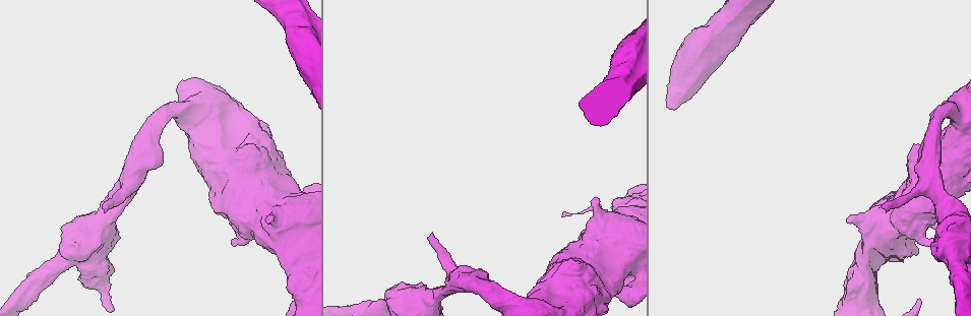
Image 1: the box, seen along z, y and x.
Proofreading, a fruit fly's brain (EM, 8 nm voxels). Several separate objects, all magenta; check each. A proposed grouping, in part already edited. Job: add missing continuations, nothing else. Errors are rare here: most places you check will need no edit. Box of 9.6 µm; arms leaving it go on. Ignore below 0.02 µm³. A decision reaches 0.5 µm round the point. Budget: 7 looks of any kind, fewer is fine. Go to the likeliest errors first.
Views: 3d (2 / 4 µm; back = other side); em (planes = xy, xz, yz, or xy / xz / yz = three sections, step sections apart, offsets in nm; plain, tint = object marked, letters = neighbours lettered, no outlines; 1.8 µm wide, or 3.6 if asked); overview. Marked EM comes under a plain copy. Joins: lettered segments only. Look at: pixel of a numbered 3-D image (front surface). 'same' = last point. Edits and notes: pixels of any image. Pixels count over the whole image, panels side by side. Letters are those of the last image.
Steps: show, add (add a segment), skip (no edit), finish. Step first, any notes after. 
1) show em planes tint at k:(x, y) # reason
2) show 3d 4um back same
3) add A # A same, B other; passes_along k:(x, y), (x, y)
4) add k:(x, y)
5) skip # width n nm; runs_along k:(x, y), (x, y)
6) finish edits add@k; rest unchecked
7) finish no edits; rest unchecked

show em 3.6um planes letters at 1:(887, 211) # free end

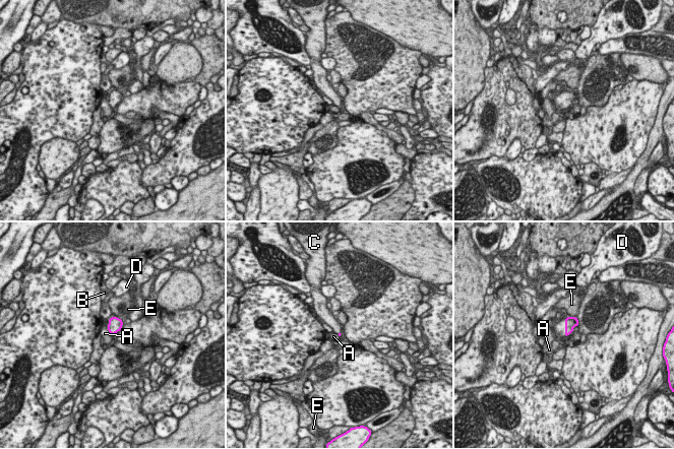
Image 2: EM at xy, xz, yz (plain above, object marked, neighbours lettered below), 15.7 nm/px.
add C # A other, B other, C same, D other, E other; it goes on there

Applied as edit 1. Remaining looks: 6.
show 3d 4um at 1:(919, 300) # end of a long branch

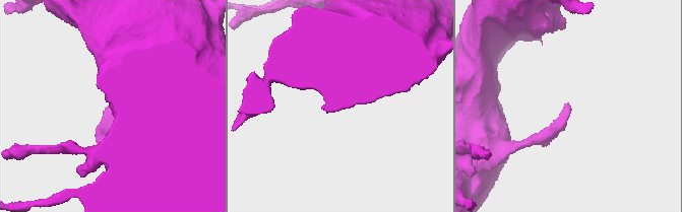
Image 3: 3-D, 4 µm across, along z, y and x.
show em xz step 4 letters at 3:(566, 103) # shape alone is not enough

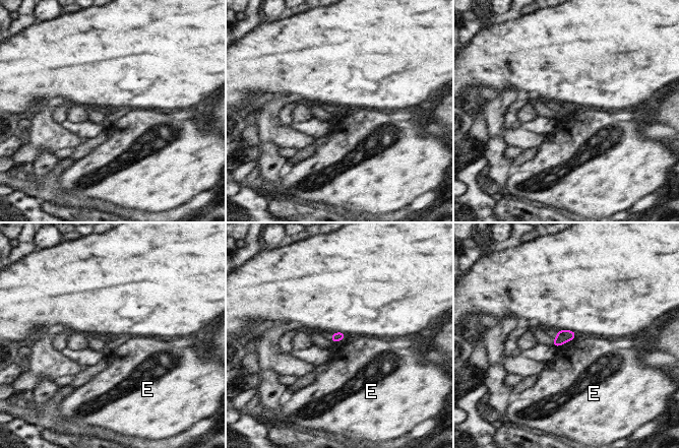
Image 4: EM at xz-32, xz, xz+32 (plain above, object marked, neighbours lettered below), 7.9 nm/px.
show em planes letters same

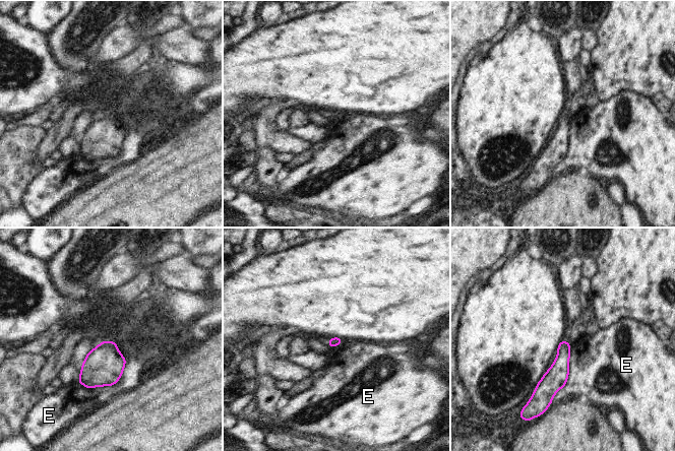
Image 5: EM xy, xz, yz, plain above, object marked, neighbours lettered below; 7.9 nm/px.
skip # E other; border 5:(77, 380), (88, 388), (116, 382); none of them fits

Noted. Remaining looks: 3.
show em 3.6um yz step 4 tint at 1:(509, 308)

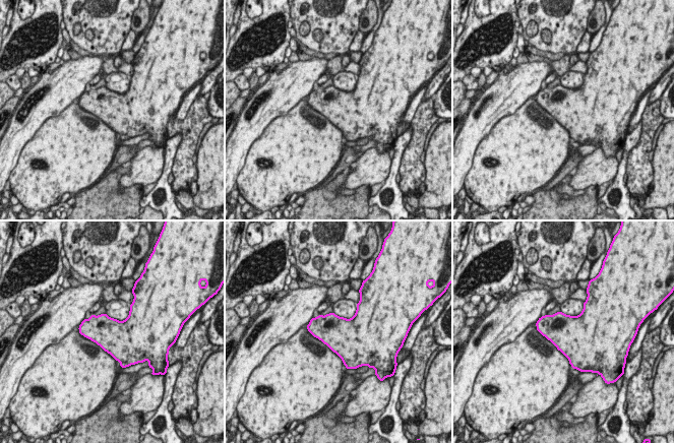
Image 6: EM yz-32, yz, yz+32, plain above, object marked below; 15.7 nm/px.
show em 3.6um planes letters same # cut it another way

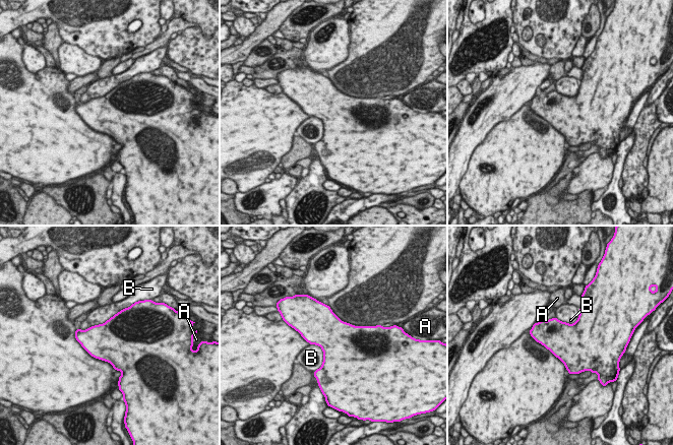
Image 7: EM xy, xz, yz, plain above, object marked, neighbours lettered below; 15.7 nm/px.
skip # A other, B other; border 7:(123, 309), (102, 323), (79, 329); no lettered segment goes on from it

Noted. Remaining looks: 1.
finish edits add@2; rest unchecked

